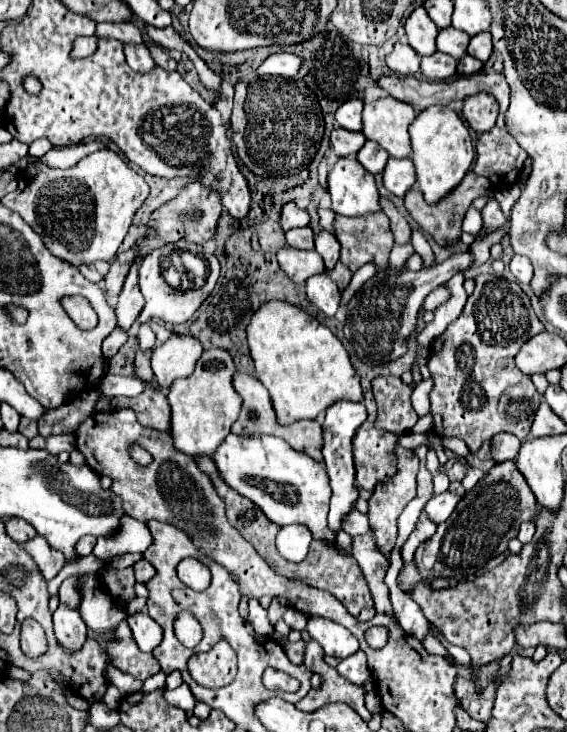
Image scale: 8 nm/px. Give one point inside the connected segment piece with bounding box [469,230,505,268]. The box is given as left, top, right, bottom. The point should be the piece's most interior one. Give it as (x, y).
(480, 250)

